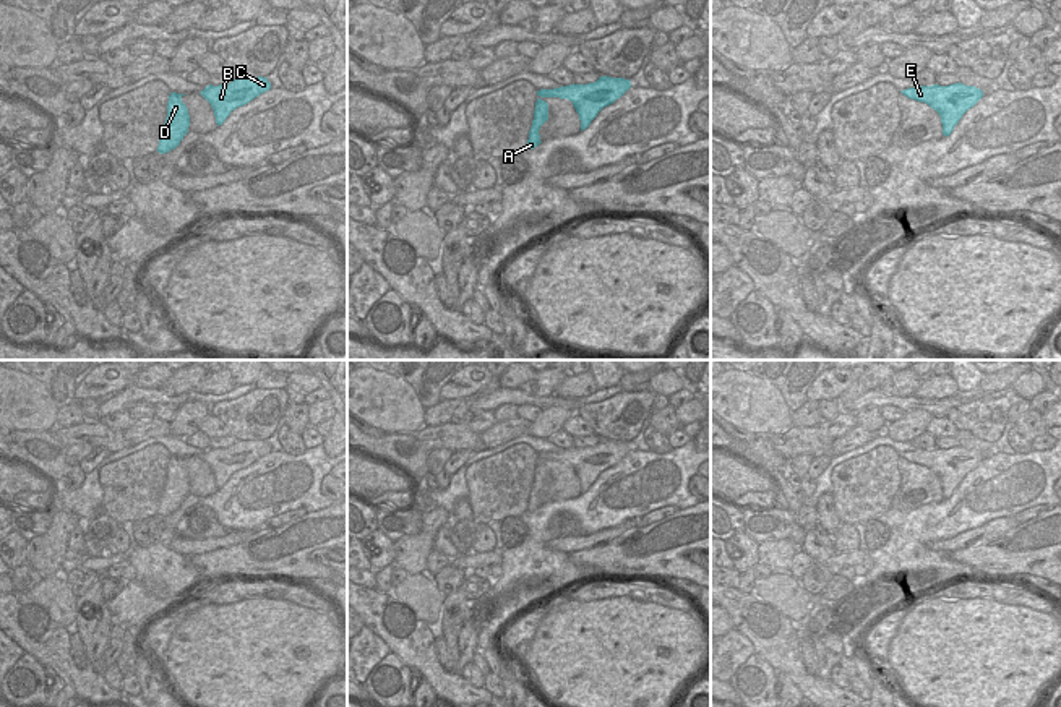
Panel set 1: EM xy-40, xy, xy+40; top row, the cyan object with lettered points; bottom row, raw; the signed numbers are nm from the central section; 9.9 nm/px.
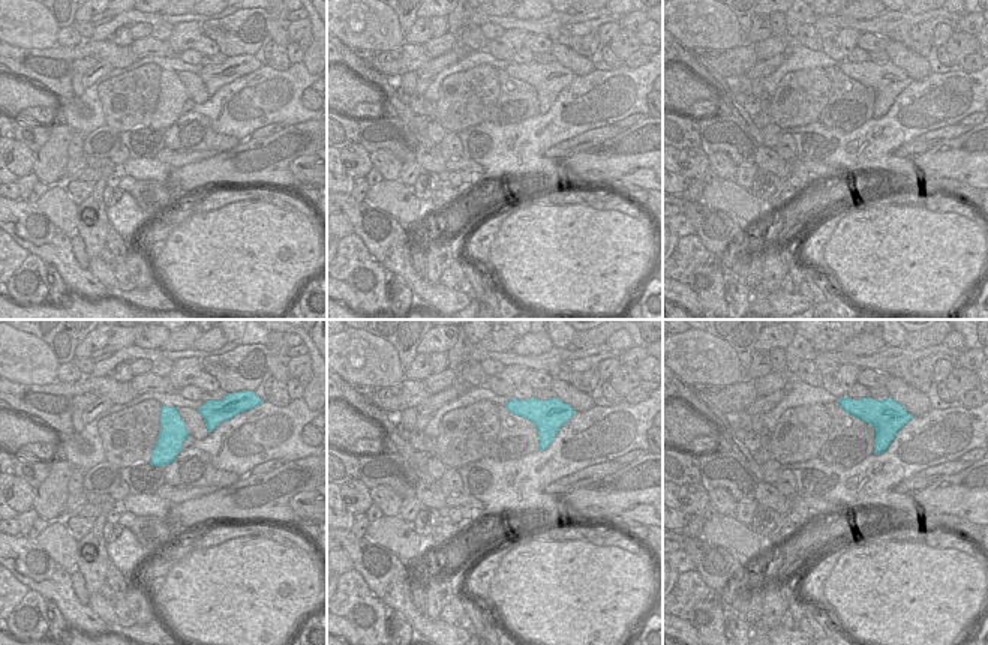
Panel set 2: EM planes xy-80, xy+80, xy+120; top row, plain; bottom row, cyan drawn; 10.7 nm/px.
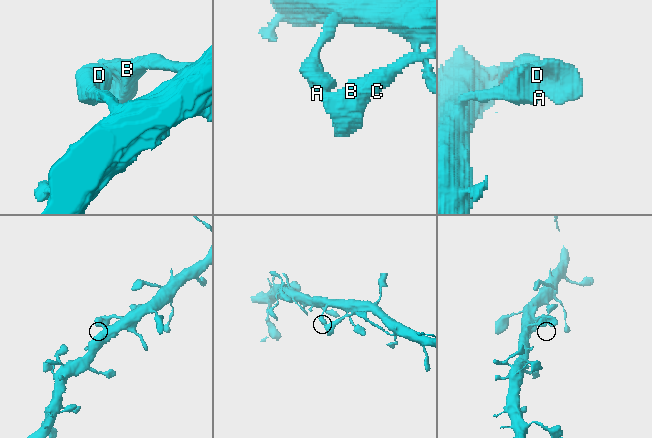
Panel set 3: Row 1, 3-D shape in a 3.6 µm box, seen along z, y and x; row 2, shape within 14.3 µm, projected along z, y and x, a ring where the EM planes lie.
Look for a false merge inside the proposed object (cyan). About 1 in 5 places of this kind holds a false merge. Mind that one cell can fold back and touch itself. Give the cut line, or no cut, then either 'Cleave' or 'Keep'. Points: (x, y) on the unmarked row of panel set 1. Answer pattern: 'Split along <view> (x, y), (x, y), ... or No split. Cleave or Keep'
No split. Keep

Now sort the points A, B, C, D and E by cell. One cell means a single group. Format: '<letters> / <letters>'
A B C D E

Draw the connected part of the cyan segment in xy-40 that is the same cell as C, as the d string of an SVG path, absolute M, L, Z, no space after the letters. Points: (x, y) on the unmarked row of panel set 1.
M237 439L229 448L206 449L200 457L211 467L217 490L226 485L232 473L242 470L271 452L268 441Z

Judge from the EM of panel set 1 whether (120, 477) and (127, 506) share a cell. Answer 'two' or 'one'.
one

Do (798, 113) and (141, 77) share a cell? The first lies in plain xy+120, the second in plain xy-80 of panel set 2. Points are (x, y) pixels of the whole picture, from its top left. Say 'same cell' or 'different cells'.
same cell

